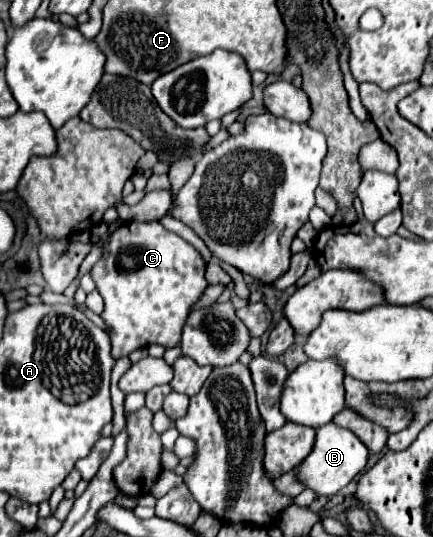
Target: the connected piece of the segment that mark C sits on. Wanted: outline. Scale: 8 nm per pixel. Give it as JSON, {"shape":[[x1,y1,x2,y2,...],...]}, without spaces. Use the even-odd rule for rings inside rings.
{"shape":[[158,220,152,222,124,222,108,240,104,248,102,260,92,268,92,278,96,282,98,292,104,298,104,312,100,314,106,322,106,332,112,342,112,356,122,358,132,350,160,344,172,348,180,342,182,326,192,310,192,306,202,298,208,288,204,278,206,260,204,256,186,240,168,232]]}

